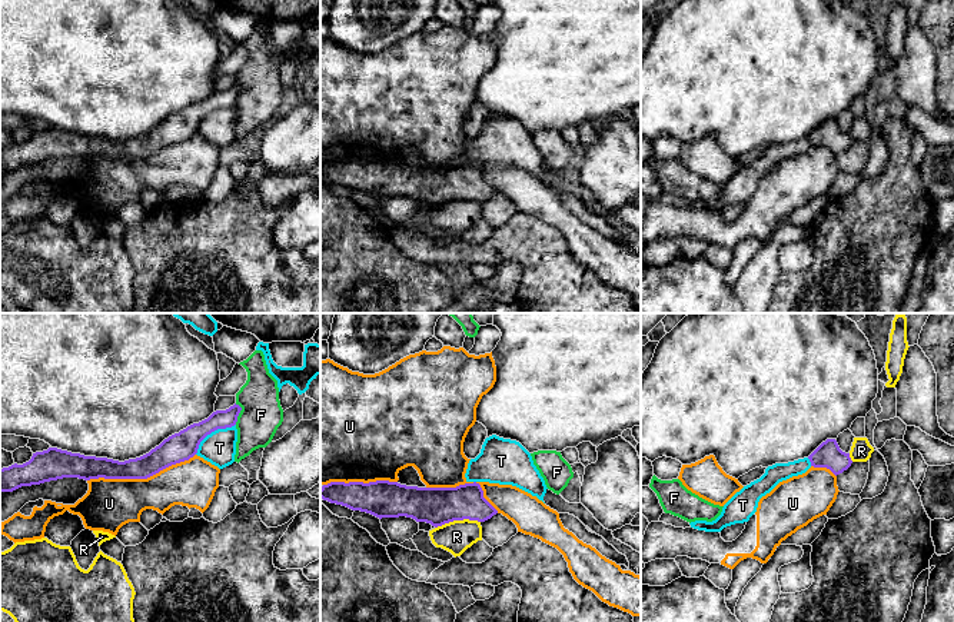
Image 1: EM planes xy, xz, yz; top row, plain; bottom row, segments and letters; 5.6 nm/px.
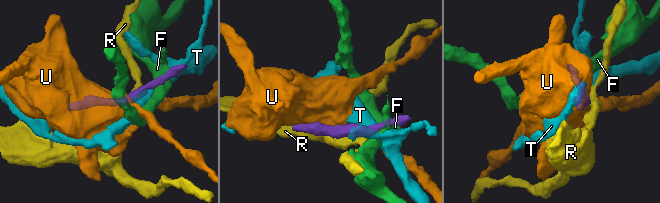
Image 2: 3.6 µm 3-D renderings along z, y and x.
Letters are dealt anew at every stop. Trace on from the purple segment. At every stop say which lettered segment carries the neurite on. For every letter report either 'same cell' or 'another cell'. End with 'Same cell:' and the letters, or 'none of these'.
F: another cell
R: another cell
T: another cell
U: another cell
Same cell: none of these

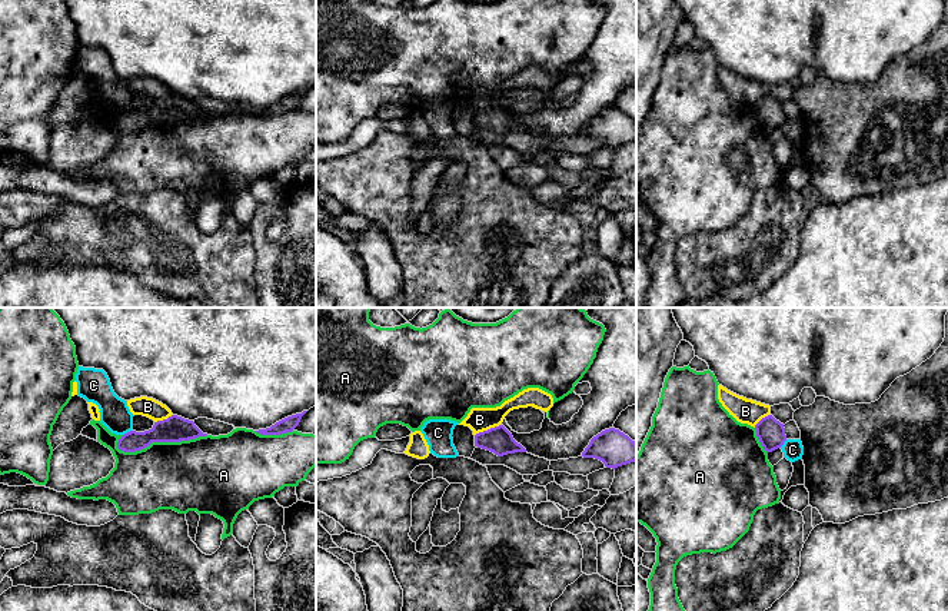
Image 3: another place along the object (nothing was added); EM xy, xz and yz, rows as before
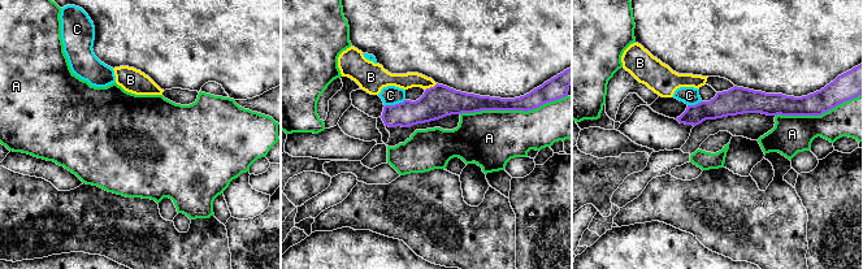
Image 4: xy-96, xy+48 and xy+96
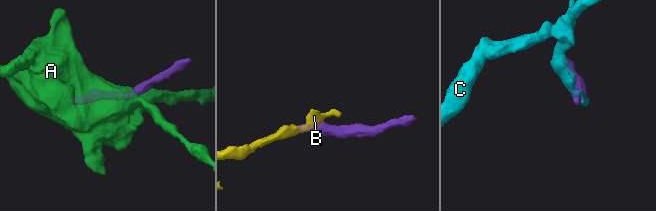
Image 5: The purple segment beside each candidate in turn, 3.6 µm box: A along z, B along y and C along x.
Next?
A: another cell
B: another cell
C: another cell
Same cell: none of these

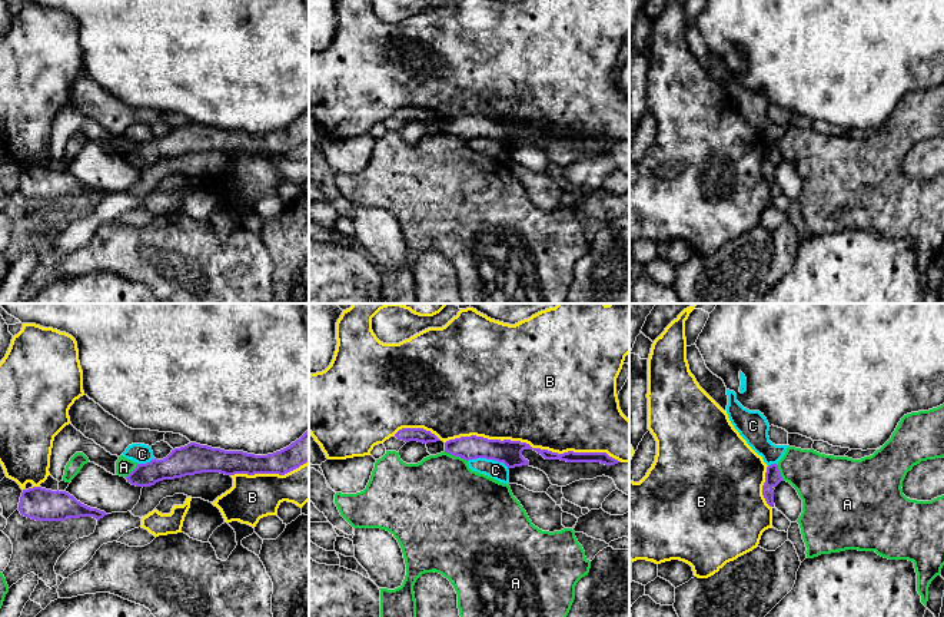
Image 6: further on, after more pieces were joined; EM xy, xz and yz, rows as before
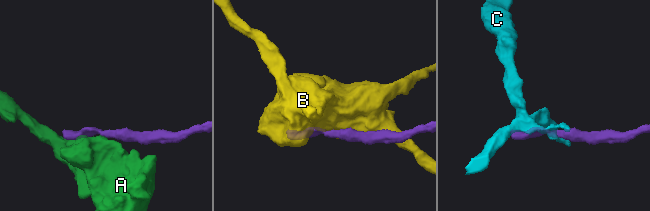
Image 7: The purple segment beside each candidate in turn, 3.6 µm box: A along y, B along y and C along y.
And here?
A: another cell
B: another cell
C: another cell
Same cell: none of these

